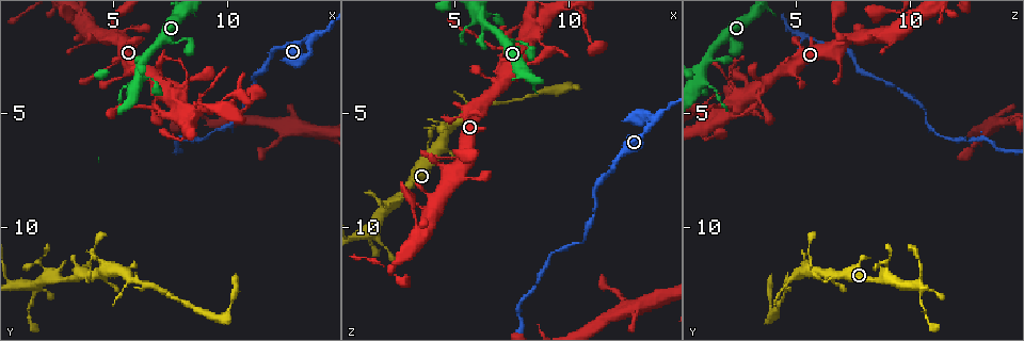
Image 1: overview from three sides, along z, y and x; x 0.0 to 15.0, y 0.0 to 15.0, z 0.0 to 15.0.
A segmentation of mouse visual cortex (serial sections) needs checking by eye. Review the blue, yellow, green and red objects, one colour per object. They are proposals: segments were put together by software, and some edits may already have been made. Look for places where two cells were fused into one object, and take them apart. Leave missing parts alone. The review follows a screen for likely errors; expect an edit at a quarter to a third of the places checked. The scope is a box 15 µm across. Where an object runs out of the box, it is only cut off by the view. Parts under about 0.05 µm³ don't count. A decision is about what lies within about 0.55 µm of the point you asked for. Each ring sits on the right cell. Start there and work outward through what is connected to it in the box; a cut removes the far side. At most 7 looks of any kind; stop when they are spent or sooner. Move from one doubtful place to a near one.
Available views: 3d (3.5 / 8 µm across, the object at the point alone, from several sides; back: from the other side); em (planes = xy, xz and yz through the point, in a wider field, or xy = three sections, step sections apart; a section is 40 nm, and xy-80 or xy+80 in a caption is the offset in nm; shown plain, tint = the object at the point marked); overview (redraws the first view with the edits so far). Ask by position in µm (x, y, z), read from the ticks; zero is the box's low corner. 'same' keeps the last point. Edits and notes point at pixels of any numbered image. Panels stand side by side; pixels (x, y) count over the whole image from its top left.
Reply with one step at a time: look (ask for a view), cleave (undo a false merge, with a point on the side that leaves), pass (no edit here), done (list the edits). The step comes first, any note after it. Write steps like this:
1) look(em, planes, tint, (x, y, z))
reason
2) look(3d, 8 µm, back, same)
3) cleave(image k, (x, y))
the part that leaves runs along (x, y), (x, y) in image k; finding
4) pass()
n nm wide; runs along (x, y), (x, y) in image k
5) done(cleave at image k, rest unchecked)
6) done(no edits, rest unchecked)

look(3d, 8 µm, (5.5, 3.1, 4.9))
sharp bend

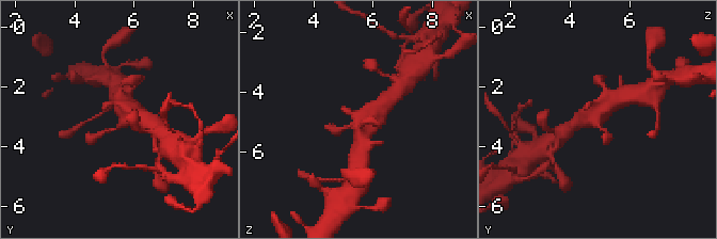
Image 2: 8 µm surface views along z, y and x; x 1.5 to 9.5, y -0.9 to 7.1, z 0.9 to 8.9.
look(em, xy, step 5, tint, (5.6, 3.2, 5.0))

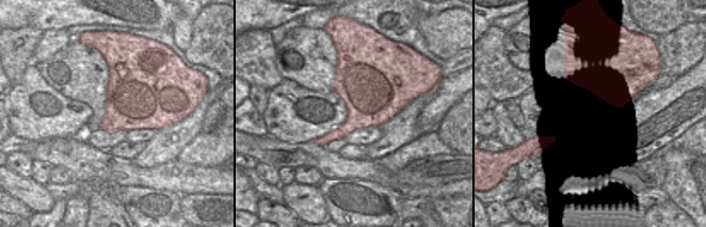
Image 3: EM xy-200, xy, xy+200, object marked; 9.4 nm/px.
pass()
runs along (123, 104), (130, 112), (121, 125), (97, 137) in image 2; one cell here

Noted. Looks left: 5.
look(em, xy, step 1, tint, (7.5, 5.2, 2.3))

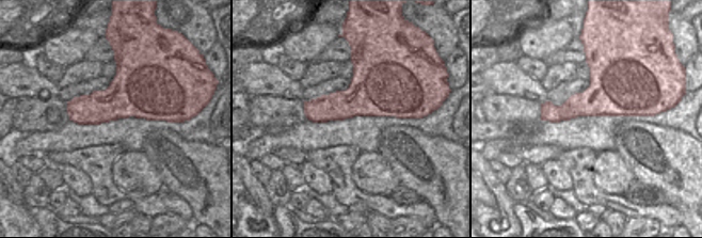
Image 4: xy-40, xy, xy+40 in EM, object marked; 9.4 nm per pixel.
look(3d, 3.5 µm, same)
see where the arms go

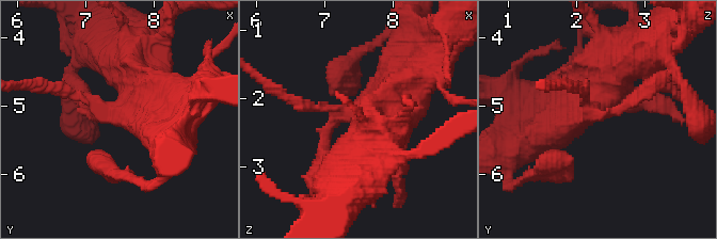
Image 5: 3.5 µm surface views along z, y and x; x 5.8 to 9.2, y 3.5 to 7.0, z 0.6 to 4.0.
pass()
360 nm wide; runs along (376, 138), (388, 116), (293, 100) in image 5; one cell here

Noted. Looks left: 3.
look(3d, 3.5 µm, (4.0, 12.0, 6.8))
branch point

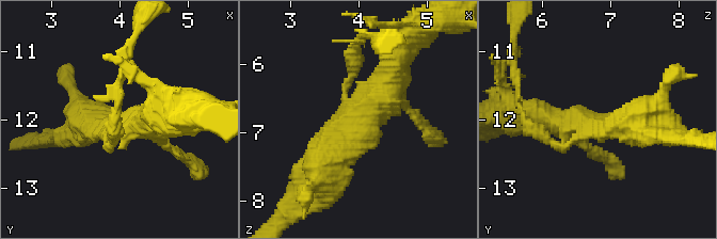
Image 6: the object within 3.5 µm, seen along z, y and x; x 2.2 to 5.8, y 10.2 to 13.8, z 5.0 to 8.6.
look(em, xy, step 5, tint, (4.10, 12.10, 6.75))
need the tissue

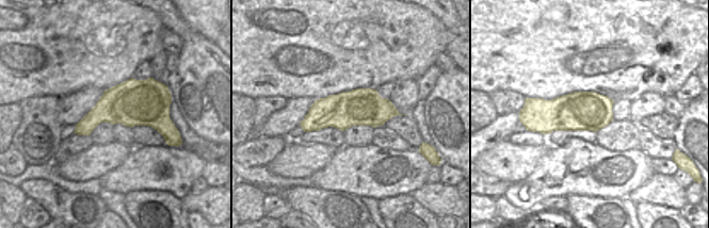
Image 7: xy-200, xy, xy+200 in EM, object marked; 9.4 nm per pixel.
pass()
runs along (325, 172), (388, 91), (395, 58) in image 6; one cell here

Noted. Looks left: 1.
done(no edits, rest unchecked)

